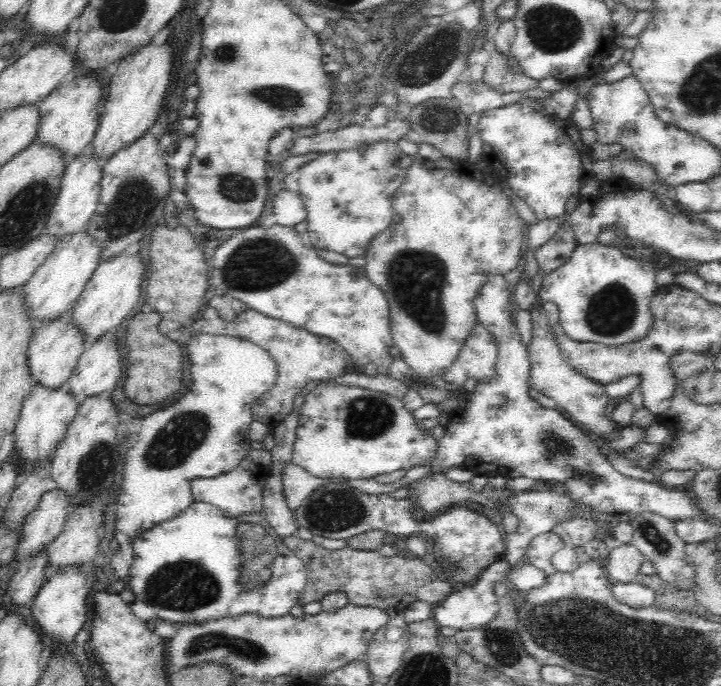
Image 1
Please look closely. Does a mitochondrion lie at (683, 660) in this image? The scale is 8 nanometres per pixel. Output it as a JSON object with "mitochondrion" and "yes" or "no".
{"mitochondrion":"yes"}

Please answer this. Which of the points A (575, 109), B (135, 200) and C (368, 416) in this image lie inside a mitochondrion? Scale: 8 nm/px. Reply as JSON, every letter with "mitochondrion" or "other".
{"A":"other","B":"mitochondrion","C":"mitochondrion"}

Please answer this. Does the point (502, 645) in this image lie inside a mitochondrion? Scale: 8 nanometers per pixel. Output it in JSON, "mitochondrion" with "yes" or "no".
{"mitochondrion":"yes"}

